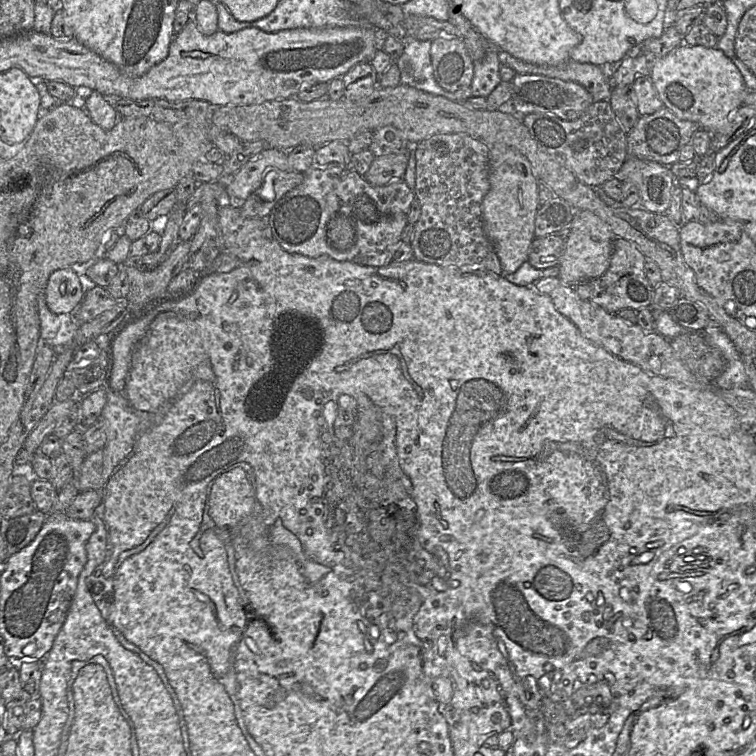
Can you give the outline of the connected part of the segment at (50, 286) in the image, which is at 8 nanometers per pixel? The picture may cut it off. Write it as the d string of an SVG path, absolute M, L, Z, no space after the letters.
M71 268L54 271L48 279L43 292L49 310L56 314L73 313L81 304L87 282Z

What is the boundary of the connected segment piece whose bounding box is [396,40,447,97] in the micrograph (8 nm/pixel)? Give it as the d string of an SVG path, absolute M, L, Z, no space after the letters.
M413 40L404 44L403 54L396 61L402 84L445 97L445 91L436 82L431 64L431 41Z

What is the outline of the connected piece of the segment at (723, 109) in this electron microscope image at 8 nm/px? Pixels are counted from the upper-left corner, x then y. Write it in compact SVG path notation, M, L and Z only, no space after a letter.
M682 44L666 56L654 58L650 78L664 107L680 119L698 123L710 134L724 128L729 113L743 105L749 91L739 69L717 47Z

